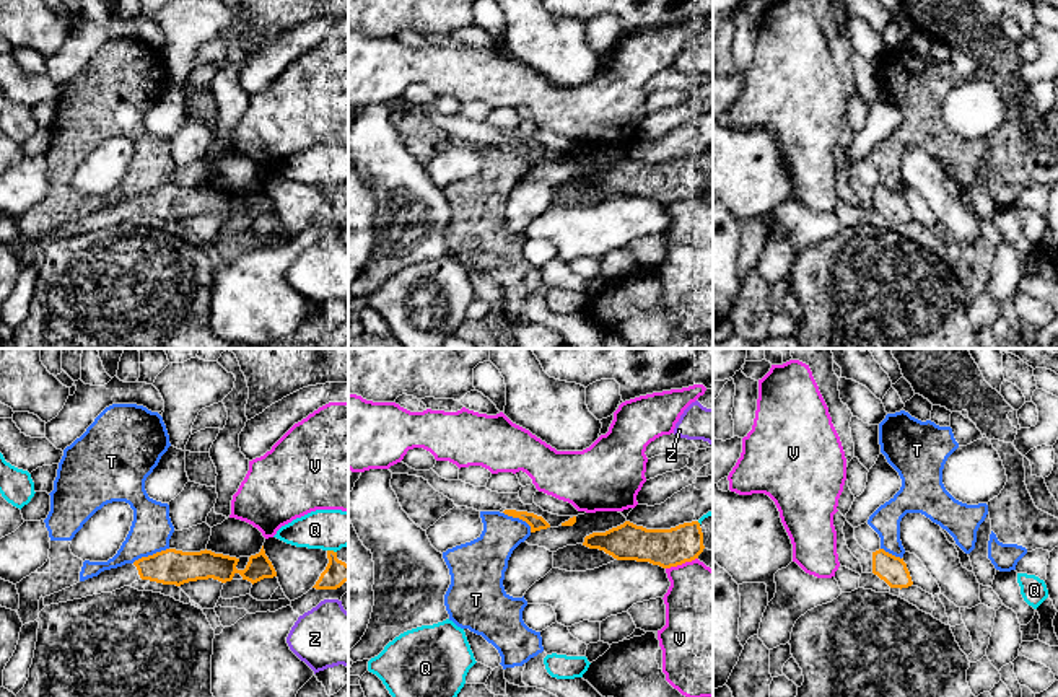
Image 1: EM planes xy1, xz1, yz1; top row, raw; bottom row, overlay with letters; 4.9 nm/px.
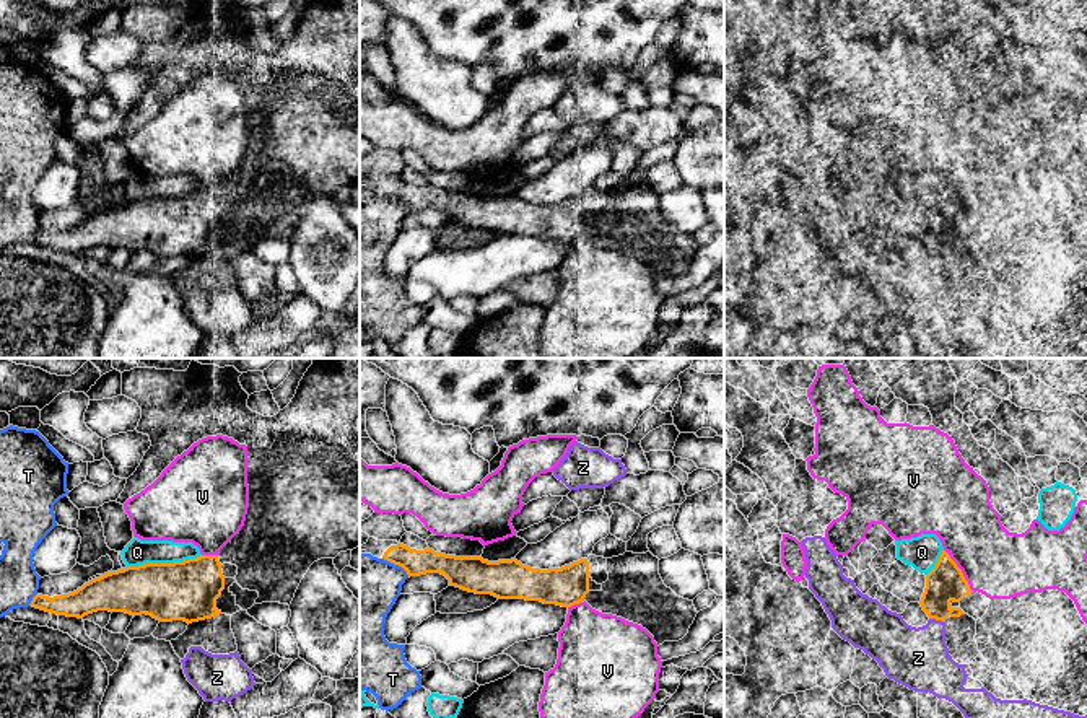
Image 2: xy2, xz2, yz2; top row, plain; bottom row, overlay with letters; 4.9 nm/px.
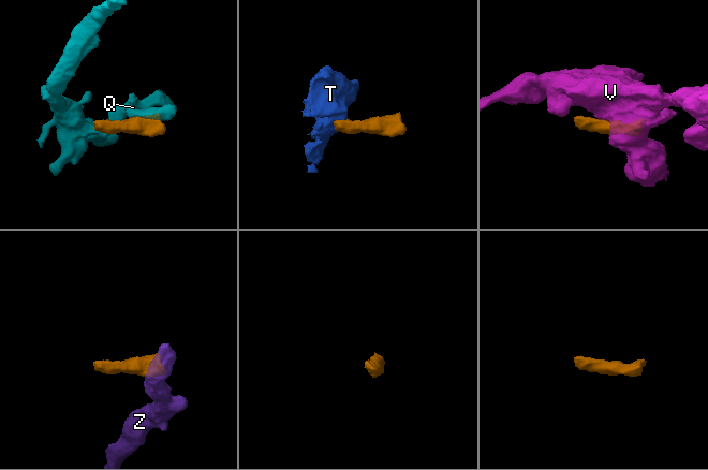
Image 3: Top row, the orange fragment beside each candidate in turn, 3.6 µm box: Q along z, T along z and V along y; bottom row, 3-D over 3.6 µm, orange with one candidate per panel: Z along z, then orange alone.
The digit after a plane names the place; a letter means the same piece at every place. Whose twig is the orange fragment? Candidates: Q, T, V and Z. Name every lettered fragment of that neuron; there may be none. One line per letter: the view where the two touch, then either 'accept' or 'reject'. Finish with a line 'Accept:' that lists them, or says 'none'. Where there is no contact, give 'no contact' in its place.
Q: contact in xy2; reject
T: contact in xy1; reject
V: contact in yz2; reject
Z: contact in yz2; reject
Accept: none

